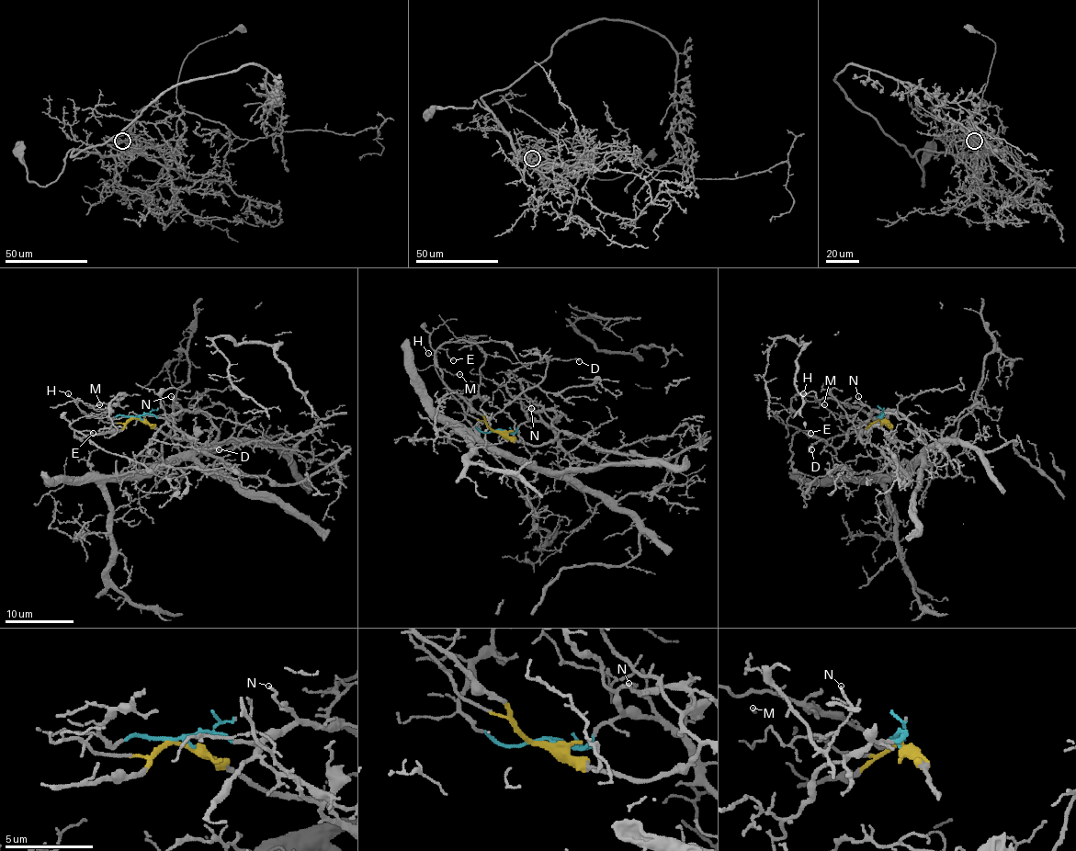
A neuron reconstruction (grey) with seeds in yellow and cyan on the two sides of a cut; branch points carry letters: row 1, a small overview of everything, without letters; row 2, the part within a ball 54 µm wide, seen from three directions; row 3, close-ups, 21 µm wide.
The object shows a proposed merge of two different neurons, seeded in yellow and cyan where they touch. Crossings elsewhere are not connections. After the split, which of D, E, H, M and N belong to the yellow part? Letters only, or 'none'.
E, H, M

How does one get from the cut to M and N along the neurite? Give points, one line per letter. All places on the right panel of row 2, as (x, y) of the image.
M: (880, 416), (873, 424), (865, 424), (851, 416), (841, 416), (823, 404)
N: (880, 416), (871, 416), (871, 410), (857, 396)

